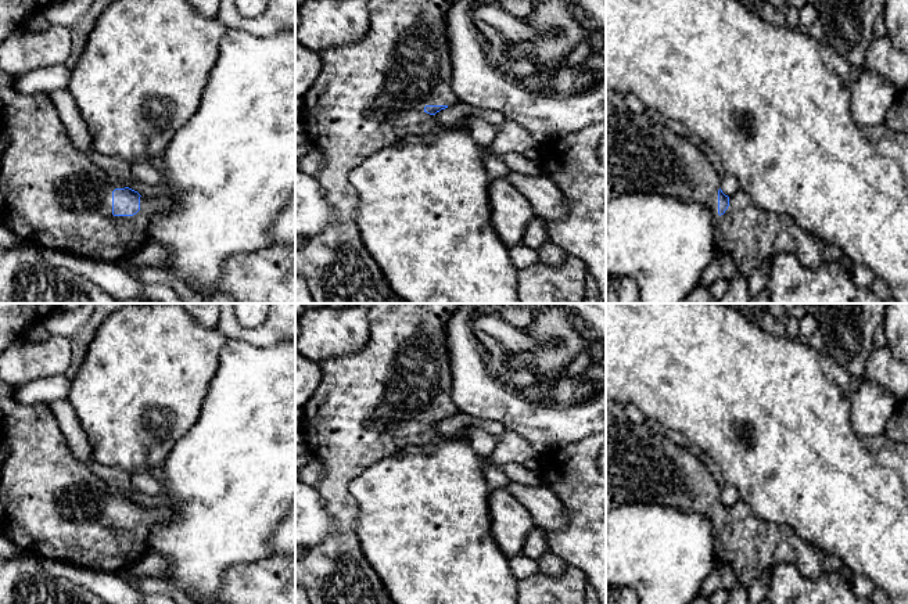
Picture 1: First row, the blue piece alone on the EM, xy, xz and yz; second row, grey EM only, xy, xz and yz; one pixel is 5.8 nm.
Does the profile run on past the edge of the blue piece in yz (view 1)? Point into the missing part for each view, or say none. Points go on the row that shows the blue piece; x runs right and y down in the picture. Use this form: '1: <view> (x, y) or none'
1: yz (643, 157)

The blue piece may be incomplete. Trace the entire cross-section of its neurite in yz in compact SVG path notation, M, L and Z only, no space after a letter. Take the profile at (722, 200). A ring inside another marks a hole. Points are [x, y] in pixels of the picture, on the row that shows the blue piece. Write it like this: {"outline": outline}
{"outline": "M606 87L606 205L610 199L625 193L658 194L706 205L713 215L715 252L729 254L737 269L746 276L760 267L764 260L779 252L794 255L798 262L810 270L843 258L844 254L839 247L830 245L810 234L790 216L761 209L742 190L728 197L719 187L721 176L706 154L693 143L692 137L682 137L668 127L653 122L646 112L635 114L628 108L622 93Z"}

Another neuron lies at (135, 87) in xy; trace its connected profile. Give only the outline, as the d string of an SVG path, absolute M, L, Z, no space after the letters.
M115 0L98 17L91 30L85 50L71 72L68 90L76 100L80 115L87 126L93 140L93 148L103 155L114 155L125 159L129 165L137 159L151 159L162 157L173 134L197 111L204 89L208 85L209 75L219 57L219 43L229 29L219 18L205 18L200 15L187 0Z

